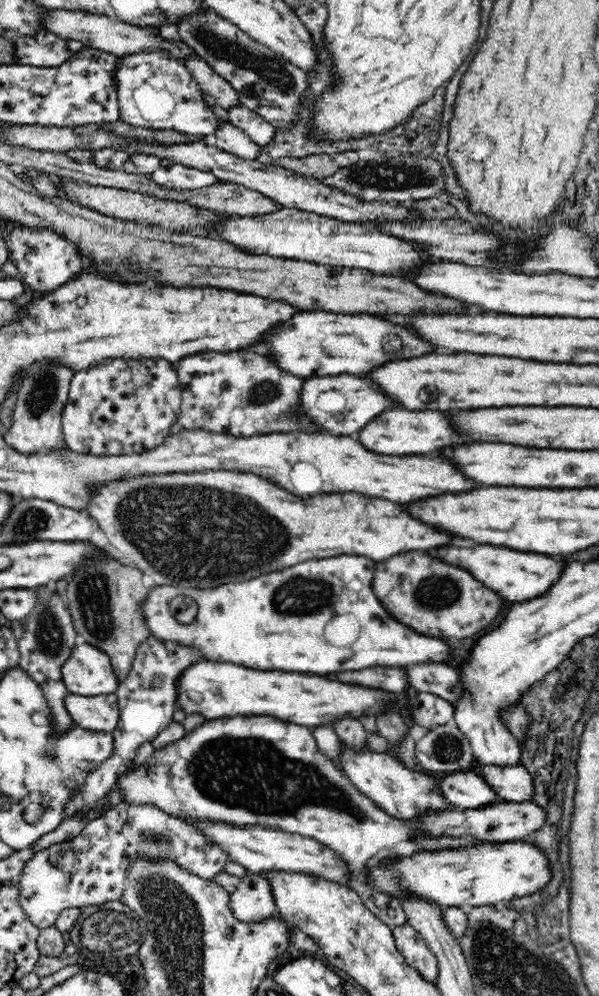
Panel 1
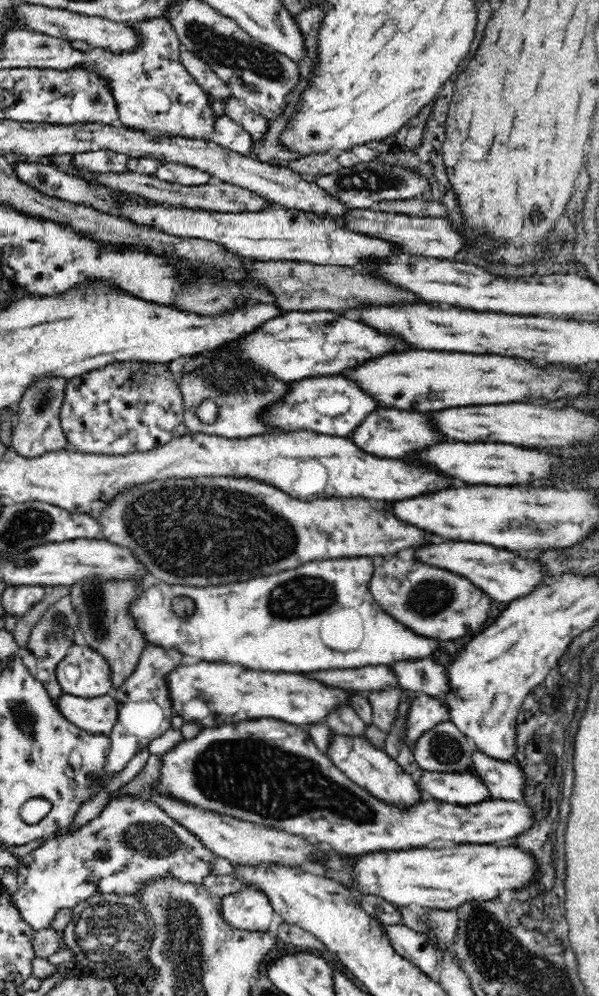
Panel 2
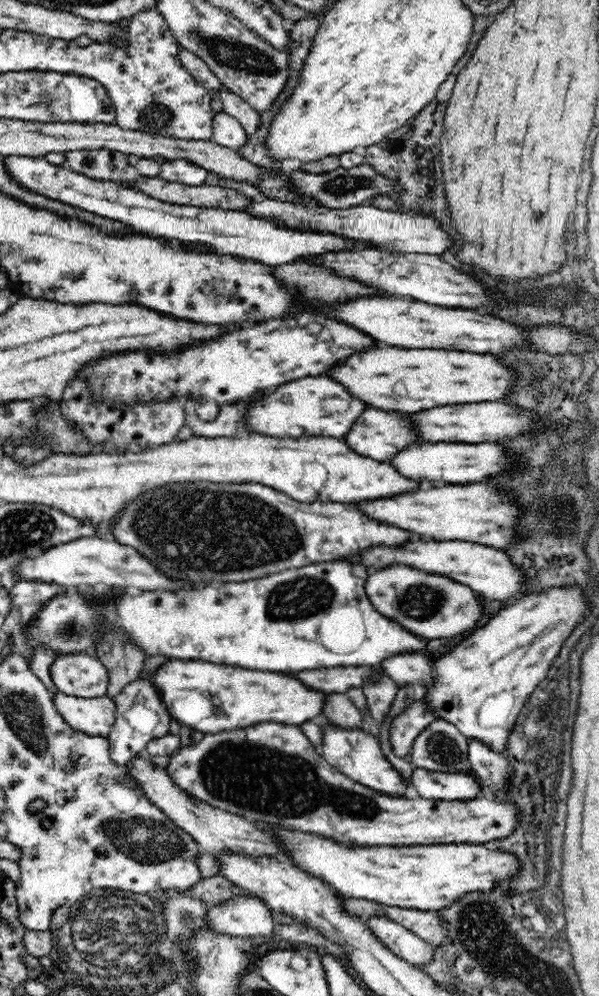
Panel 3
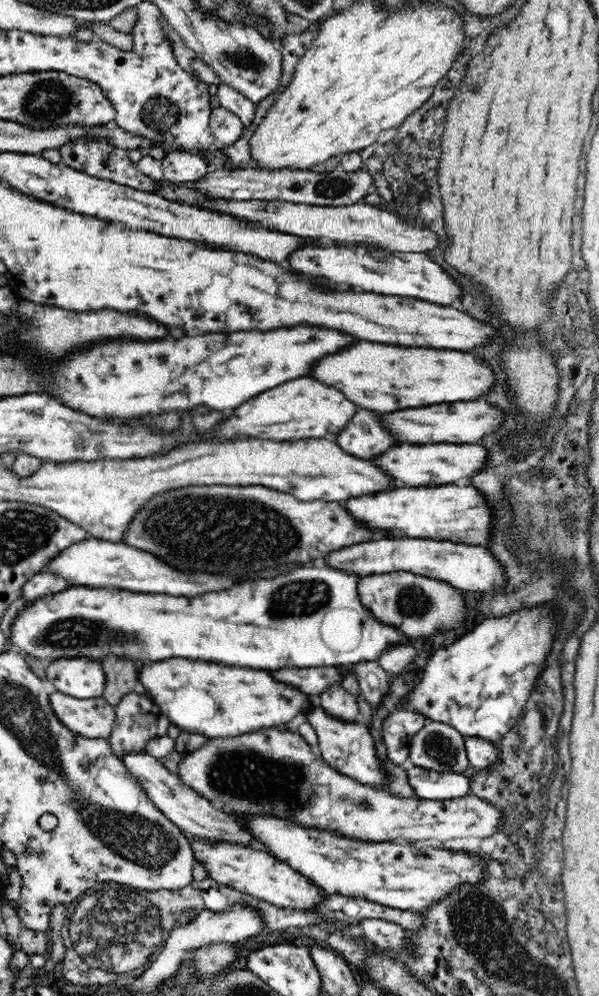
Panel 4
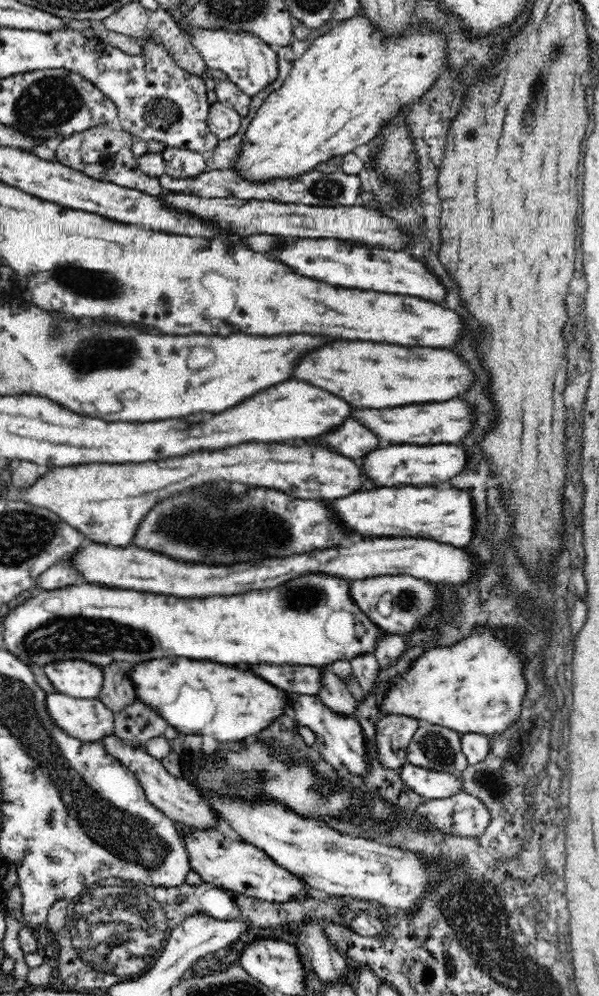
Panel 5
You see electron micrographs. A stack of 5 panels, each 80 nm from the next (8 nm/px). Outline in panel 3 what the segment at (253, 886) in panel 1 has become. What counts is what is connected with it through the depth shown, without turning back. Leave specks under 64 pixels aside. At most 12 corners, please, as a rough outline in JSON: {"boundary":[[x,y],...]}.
{"boundary":[[262,899],[208,907],[214,932],[267,936],[275,925]]}

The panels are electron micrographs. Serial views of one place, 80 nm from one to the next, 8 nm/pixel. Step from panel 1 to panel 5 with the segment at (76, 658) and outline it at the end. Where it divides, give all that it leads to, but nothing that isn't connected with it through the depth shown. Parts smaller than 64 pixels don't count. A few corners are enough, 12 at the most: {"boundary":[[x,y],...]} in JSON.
{"boundary":[[85,660],[43,665],[56,692],[92,699],[103,670]]}

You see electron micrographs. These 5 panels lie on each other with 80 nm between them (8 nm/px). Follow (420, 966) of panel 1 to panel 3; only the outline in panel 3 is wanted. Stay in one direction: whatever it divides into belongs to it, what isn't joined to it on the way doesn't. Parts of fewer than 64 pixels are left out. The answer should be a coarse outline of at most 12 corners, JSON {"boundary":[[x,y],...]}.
{"boundary":[[369,918],[373,935],[420,968],[434,958],[432,944],[401,924]]}

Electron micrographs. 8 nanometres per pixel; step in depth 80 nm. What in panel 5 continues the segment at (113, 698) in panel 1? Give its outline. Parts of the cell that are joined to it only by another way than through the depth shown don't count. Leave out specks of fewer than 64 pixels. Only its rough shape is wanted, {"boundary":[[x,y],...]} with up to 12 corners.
{"boundary":[[55,692],[45,701],[68,736],[100,741],[115,713],[98,697]]}

